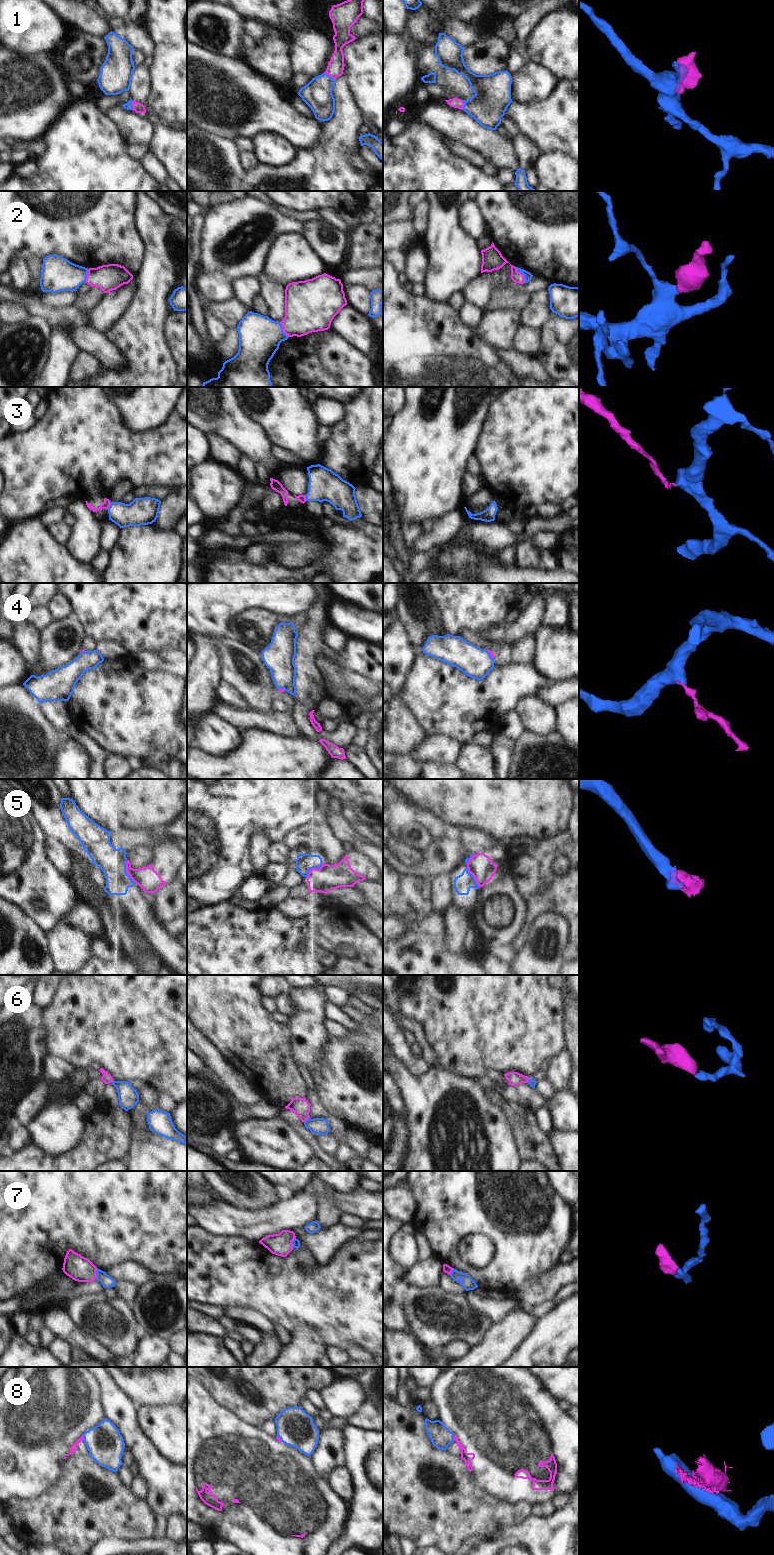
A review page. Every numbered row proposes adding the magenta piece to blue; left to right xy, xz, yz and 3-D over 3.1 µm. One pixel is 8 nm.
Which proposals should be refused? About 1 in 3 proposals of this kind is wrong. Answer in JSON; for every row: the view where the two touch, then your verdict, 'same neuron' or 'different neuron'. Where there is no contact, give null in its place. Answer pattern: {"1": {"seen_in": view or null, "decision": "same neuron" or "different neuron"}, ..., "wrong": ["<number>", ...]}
{"1": {"seen_in": "yz", "decision": "same neuron"}, "2": {"seen_in": "yz", "decision": "same neuron"}, "3": {"seen_in": "xy", "decision": "same neuron"}, "4": {"seen_in": "yz", "decision": "same neuron"}, "5": {"seen_in": "xy", "decision": "different neuron"}, "6": {"seen_in": "xz", "decision": "same neuron"}, "7": {"seen_in": "xy", "decision": "same neuron"}, "8": {"seen_in": "xy", "decision": "different neuron"}, "wrong": ["5", "8"]}

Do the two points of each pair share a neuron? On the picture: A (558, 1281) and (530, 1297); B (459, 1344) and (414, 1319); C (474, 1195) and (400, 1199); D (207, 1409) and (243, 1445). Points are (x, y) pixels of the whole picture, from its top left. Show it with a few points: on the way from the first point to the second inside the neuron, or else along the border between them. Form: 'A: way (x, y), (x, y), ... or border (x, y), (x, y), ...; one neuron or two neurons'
A: way (551, 1282), (544, 1288), (537, 1290); one neuron
B: border (470, 1346), (462, 1339), (454, 1338), (439, 1350); two neurons
C: border (408, 1186), (415, 1201), (415, 1213), (410, 1221); two neurons
D: way (216, 1418), (234, 1436); one neuron

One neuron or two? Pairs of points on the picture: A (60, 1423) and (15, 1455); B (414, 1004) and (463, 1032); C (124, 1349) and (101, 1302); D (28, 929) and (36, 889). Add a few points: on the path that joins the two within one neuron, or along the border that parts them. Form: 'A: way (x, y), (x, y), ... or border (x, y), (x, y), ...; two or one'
A: way (49, 1423), (26, 1444); one
B: way (426, 1004), (435, 1004), (451, 1020); one
C: way (120, 1337), (101, 1317), (101, 1314); one
D: border (12, 903), (16, 904), (46, 933); two

